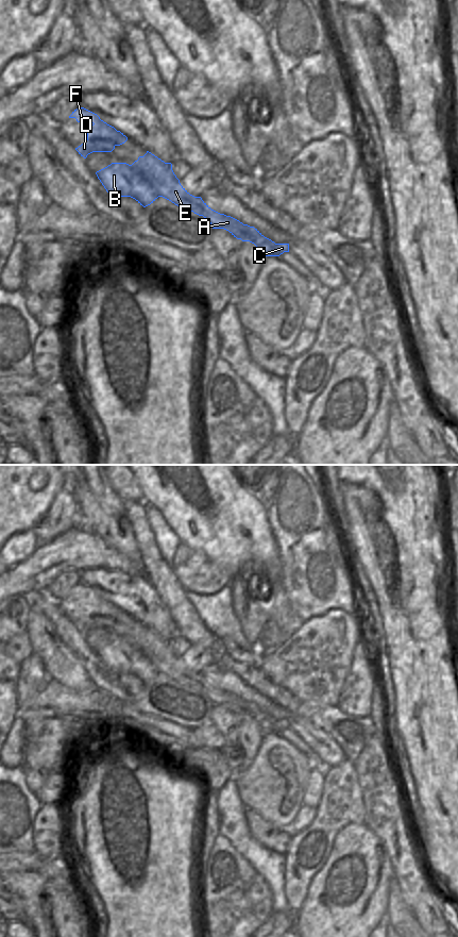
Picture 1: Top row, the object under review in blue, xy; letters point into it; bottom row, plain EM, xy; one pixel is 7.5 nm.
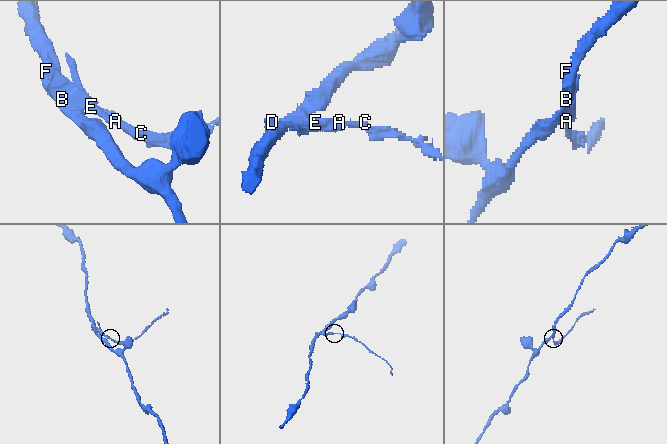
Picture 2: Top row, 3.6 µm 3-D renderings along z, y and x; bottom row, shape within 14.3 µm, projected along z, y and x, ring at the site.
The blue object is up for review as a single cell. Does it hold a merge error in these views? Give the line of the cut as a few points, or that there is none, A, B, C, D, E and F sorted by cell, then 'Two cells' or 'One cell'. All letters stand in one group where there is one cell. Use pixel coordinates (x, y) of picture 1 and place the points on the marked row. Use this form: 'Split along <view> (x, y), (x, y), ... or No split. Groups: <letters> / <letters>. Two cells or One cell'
Split along xy (131, 165), (159, 196). Groups: A C E / B D F. Two cells

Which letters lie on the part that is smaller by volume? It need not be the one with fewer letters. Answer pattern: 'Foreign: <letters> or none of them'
Foreign: A, C, E

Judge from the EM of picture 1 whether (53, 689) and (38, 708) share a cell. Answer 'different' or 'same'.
same

